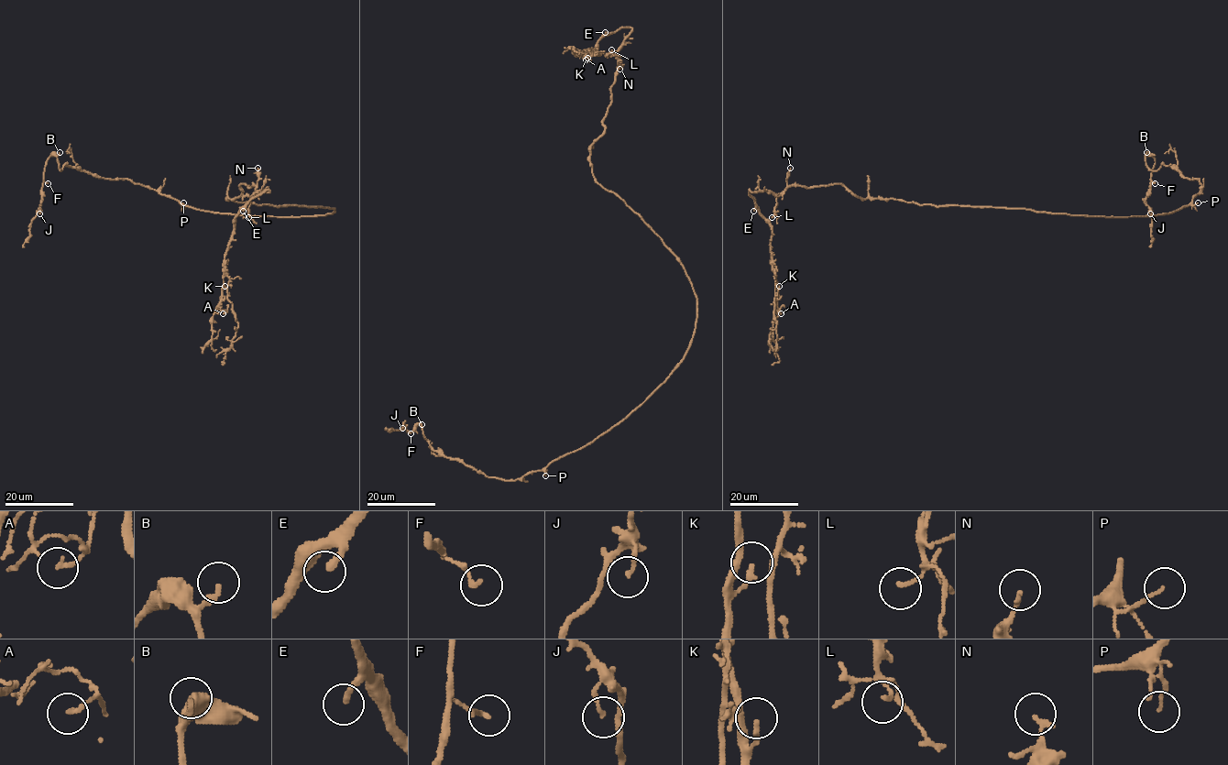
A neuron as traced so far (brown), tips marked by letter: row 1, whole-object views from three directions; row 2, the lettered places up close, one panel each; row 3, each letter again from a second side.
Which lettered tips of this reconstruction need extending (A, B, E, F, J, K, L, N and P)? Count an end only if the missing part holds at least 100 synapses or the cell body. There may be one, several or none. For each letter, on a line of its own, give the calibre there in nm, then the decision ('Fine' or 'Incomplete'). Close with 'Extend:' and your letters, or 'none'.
A: Thickness 150 nm. Fine
B: Thickness 200 nm. Fine
E: Thickness 240 nm. Incomplete
F: Thickness 180 nm. Fine
J: Thickness 130 nm. Fine
K: Thickness 170 nm. Fine
L: Thickness 140 nm. Fine
N: Thickness 180 nm. Fine
P: Thickness 100 nm. Fine
Extend: E

